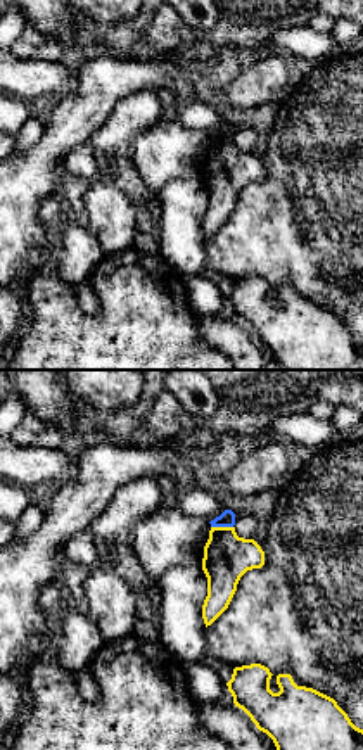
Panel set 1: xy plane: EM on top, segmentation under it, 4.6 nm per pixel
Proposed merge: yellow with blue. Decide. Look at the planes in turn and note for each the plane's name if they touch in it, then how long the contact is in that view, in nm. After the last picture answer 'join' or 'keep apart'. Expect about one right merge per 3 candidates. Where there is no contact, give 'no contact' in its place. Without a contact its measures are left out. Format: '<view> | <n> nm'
xy | 100 nm

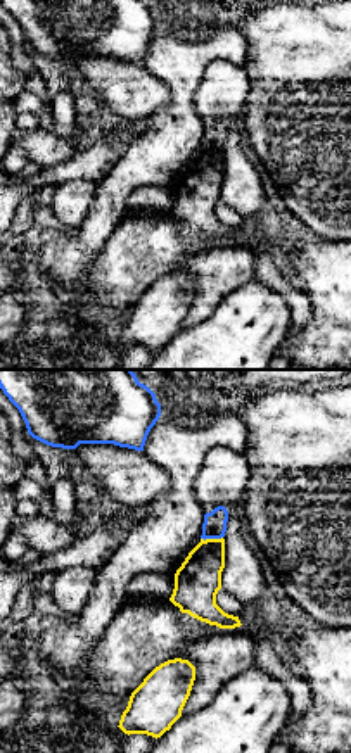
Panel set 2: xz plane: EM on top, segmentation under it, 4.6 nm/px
xz | 110 nm

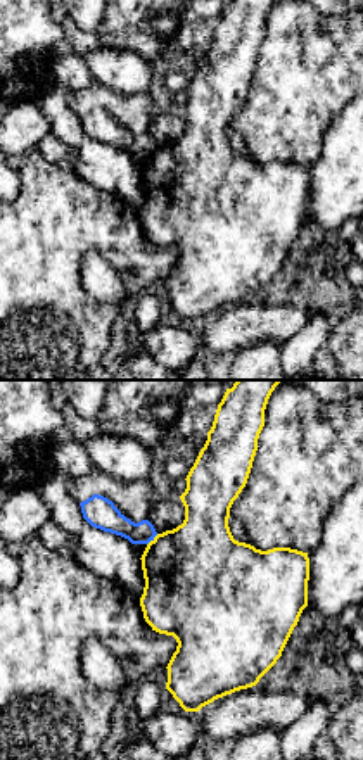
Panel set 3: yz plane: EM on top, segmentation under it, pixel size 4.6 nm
yz | 80 nm

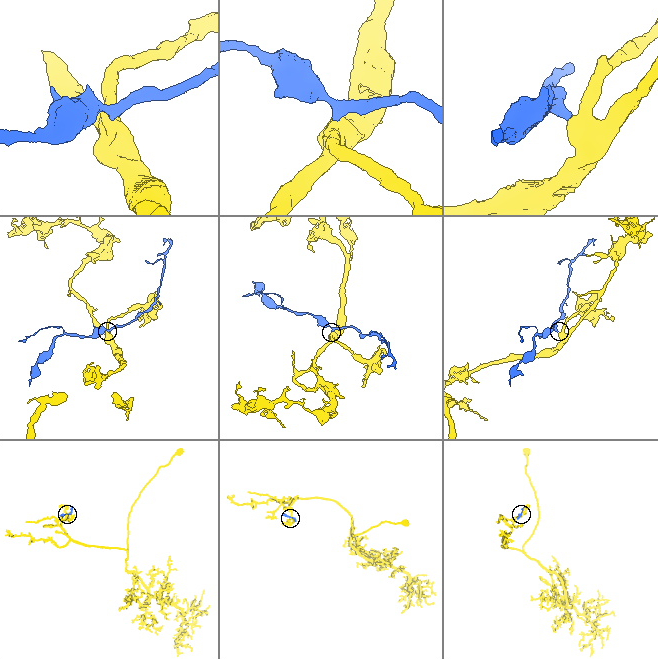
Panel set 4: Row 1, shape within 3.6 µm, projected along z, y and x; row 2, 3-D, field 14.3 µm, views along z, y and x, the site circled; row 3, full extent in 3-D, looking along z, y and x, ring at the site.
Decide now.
keep apart

